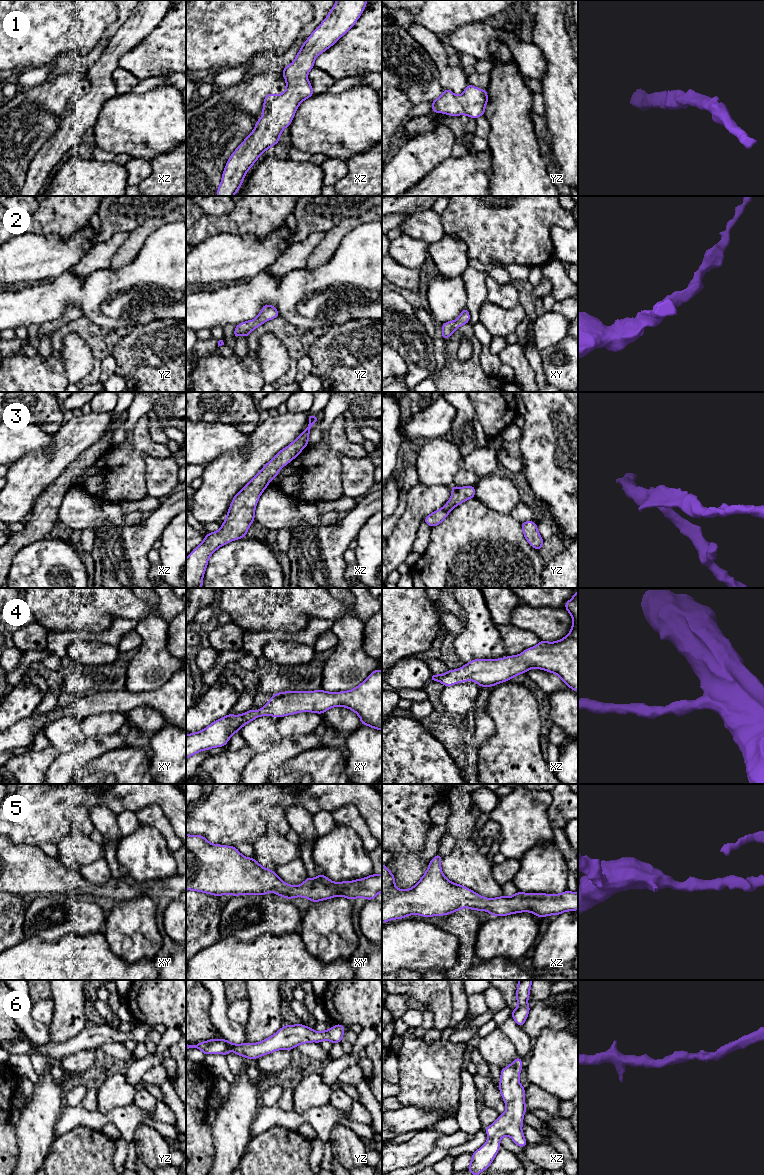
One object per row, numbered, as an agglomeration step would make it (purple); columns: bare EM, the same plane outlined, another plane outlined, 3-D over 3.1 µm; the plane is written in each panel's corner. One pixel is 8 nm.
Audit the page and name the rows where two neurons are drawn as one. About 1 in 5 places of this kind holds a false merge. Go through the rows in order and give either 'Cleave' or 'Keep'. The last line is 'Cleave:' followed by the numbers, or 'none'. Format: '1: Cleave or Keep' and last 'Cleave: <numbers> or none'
1: Keep
2: Keep
3: Keep
4: Keep
5: Keep
6: Keep
Cleave: none

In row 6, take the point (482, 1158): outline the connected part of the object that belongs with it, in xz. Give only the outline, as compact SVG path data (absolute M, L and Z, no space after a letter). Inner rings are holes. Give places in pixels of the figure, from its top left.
M517 1057L509 1066L501 1069L499 1090L506 1104L506 1111L485 1129L488 1135L486 1143L472 1153L472 1160L467 1170L478 1175L488 1169L500 1148L503 1136L510 1136L519 1147L527 1146L522 1132L525 1105L525 1088L519 1082L522 1058Z

